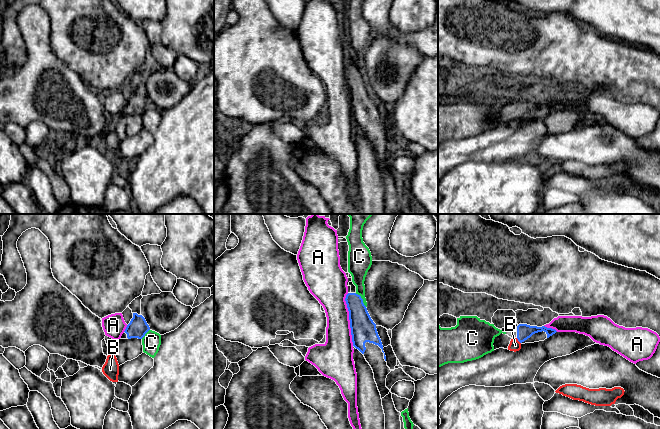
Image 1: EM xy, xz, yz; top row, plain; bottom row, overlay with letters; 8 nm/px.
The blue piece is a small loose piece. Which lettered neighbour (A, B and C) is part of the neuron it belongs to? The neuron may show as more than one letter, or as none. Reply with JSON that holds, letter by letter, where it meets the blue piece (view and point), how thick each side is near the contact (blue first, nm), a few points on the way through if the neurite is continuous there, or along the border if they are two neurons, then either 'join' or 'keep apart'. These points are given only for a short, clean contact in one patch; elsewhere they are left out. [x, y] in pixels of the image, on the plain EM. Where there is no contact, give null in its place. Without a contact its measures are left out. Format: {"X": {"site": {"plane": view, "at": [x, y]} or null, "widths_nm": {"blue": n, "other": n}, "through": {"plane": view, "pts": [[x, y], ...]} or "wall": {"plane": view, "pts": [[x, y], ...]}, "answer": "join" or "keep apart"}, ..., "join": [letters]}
{"A": {"site": {"plane": "xz", "at": [349, 95]}, "widths_nm": {"blue": 200, "other": 240}, "wall": {"plane": "xz", "pts": [[347, 69], [345, 79], [353, 121]]}, "answer": "keep apart"}, "B": {"site": {"plane": "yz", "at": [518, 116]}, "widths_nm": {"blue": 120, "other": 90}, "wall": {"plane": "yz", "pts": [[516, 114], [520, 119]]}, "answer": "keep apart"}, "C": {"site": {"plane": "xz", "at": [362, 75]}, "widths_nm": {"blue": 200, "other": 150}, "wall": {"plane": "xz", "pts": [[355, 69], [360, 72], [366, 82]]}, "answer": "keep apart"}, "join": []}

